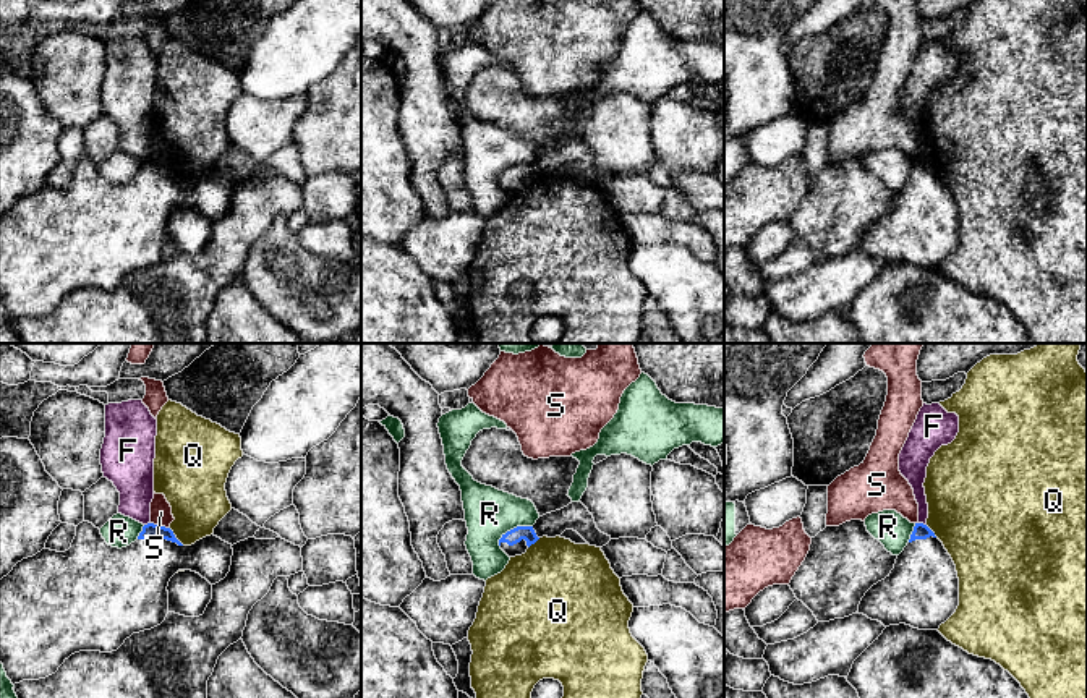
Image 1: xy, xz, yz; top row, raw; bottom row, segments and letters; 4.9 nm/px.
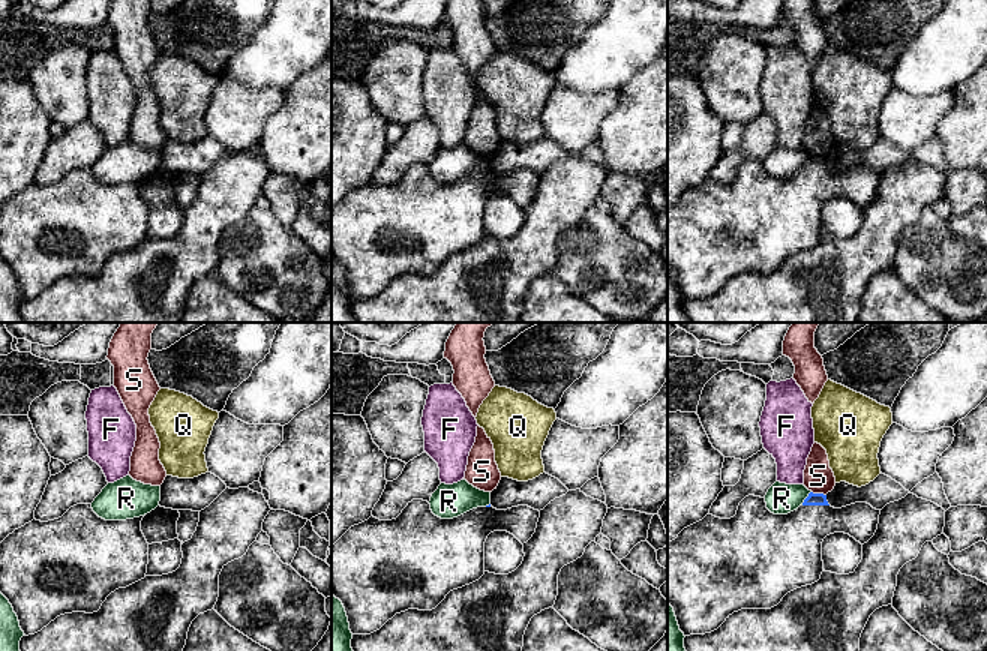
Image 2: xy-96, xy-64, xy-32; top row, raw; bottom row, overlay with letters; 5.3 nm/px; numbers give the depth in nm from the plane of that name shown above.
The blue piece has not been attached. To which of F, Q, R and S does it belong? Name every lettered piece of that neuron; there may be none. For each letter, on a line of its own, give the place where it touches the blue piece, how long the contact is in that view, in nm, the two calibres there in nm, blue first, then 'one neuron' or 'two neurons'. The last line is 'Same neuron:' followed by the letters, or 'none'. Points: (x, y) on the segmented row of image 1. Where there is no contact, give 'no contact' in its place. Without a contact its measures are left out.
F: yz (922, 523) | 40 nm | 80/100 nm | two neurons
Q: yz (932, 532) | 90 nm | 80/480 nm | two neurons
R: xz (514, 528) | 200 nm | 70/240 nm | two neurons
S: xy (159, 527) | 90 nm | 80/110 nm | two neurons
Same neuron: none

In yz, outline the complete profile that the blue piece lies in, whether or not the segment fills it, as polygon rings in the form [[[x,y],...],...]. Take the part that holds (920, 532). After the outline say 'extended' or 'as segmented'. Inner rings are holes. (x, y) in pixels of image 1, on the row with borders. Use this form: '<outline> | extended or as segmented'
[[[915,523],[894,568],[865,593],[857,612],[885,627],[906,624],[919,630],[938,630],[956,612],[957,606],[959,578],[951,555],[927,525]]] | extended

